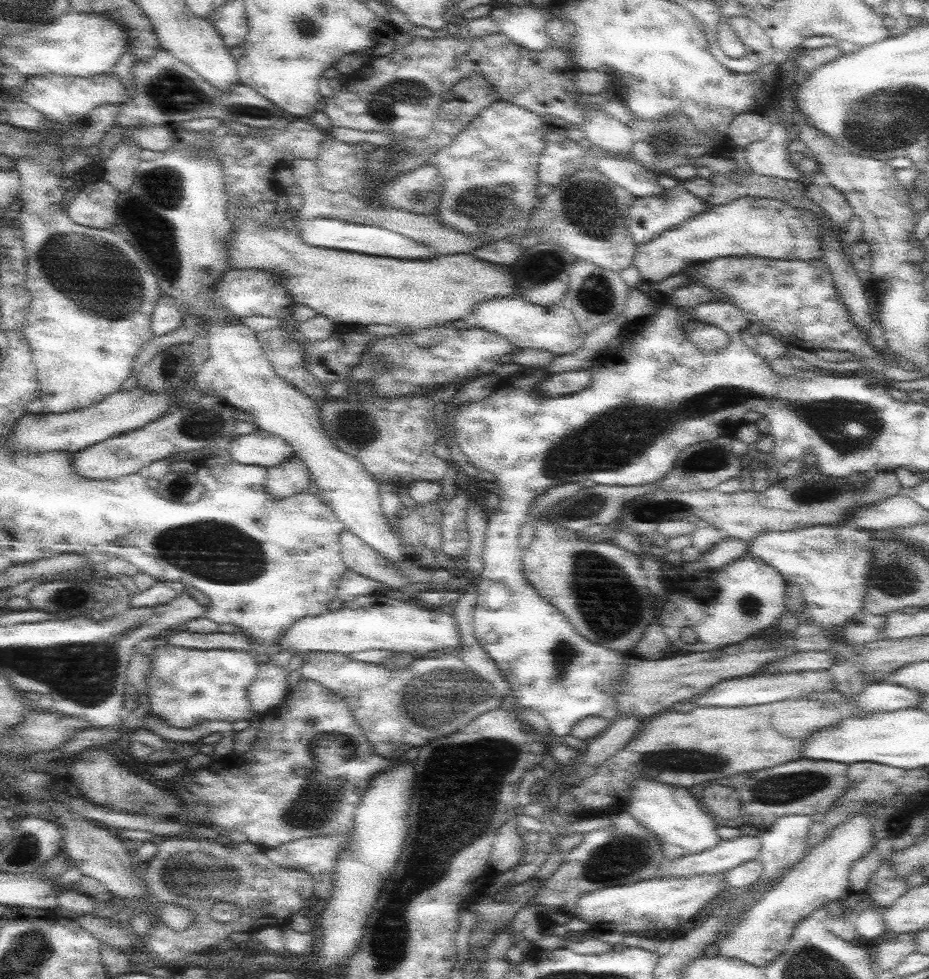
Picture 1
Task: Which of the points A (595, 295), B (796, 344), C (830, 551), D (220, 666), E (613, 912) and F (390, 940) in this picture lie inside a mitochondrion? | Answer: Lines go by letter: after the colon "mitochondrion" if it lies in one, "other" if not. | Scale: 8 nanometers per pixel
A: mitochondrion
B: other
C: mitochondrion
D: other
E: other
F: mitochondrion

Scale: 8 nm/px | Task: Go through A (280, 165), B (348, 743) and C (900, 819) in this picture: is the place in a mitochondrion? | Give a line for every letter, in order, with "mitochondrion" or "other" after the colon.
A: other
B: other
C: other

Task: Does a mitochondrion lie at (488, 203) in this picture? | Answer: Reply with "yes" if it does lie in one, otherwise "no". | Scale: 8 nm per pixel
yes

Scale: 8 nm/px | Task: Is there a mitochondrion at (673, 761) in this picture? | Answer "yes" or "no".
yes

